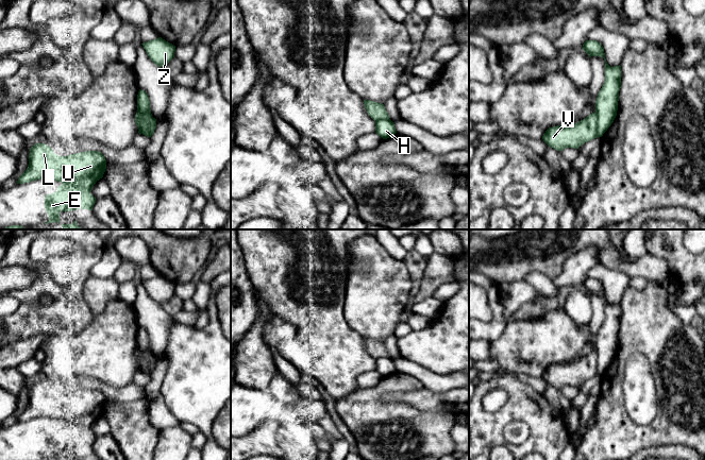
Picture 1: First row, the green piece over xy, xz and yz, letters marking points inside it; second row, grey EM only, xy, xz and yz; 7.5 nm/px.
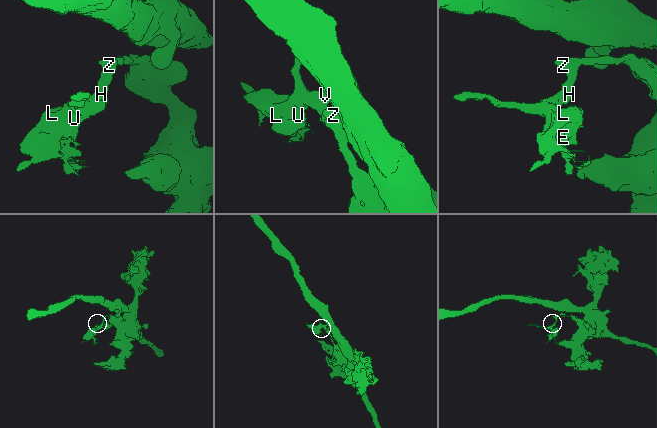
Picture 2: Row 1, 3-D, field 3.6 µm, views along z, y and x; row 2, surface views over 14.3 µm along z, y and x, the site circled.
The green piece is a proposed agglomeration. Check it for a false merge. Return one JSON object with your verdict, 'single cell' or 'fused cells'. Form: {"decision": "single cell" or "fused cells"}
{"decision": "fused cells"}

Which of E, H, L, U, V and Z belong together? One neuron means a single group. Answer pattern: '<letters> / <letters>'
E L U V / H Z

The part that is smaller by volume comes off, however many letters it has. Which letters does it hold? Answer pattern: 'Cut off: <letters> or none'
Cut off: E, L, U, V

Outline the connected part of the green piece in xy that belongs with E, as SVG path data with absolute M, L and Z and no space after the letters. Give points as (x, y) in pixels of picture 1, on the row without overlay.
M35 381L30 387L29 403L17 422L37 418L61 420L57 428L45 435L48 460L60 460L61 449L75 447L93 448L96 436L90 431L106 407L104 393L98 389L86 389L68 394L58 394L45 381Z

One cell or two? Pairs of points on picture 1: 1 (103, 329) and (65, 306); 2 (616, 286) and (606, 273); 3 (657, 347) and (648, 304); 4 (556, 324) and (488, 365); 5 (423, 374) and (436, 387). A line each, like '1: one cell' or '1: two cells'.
1: two cells
2: one cell
3: one cell
4: two cells
5: one cell

